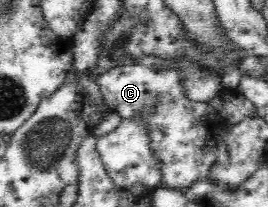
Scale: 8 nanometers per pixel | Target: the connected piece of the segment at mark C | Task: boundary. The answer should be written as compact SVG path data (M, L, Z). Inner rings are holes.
M134 63L132 65L118 66L105 70L96 80L100 87L100 93L104 103L108 105L110 112L118 113L123 119L134 118L140 115L146 119L146 125L150 129L150 145L159 160L162 160L162 180L160 186L182 191L198 179L208 177L211 167L217 160L218 144L225 134L226 121L216 109L206 102L194 102L186 97L186 91L182 87L181 74L178 66L158 69Z

